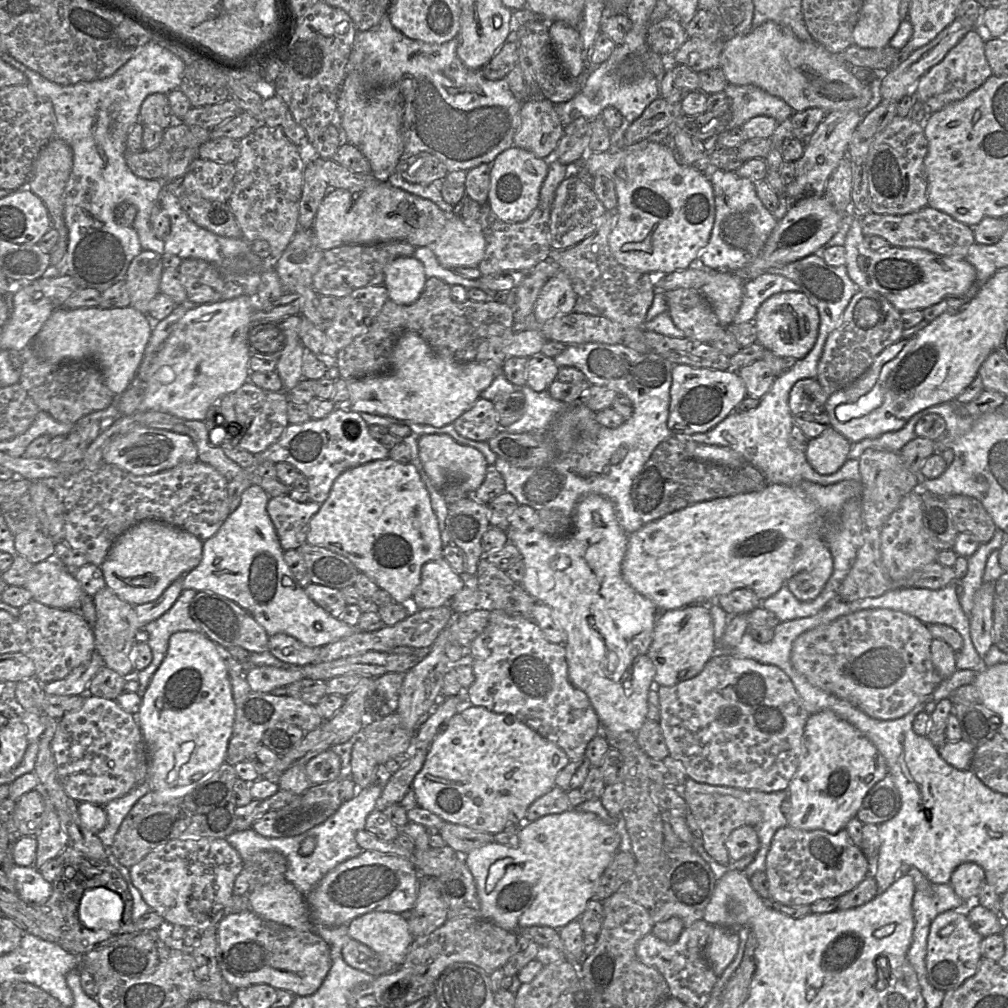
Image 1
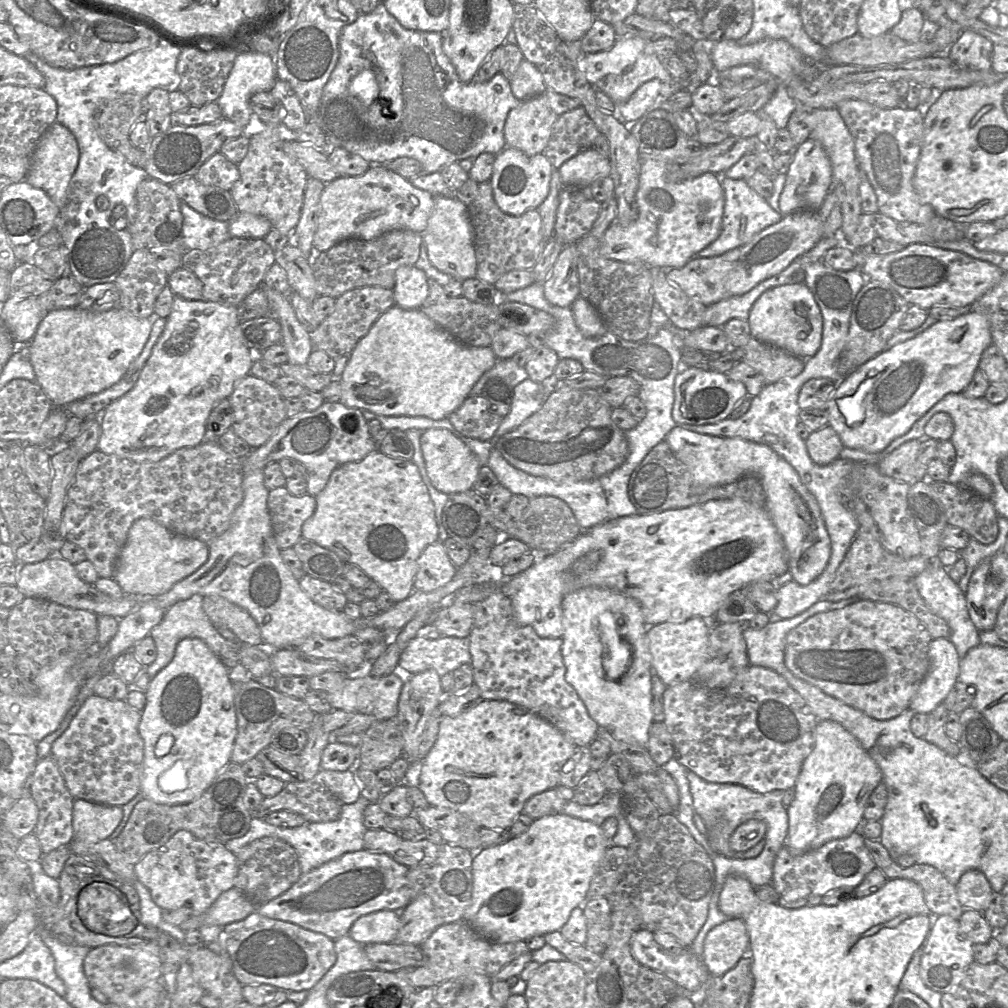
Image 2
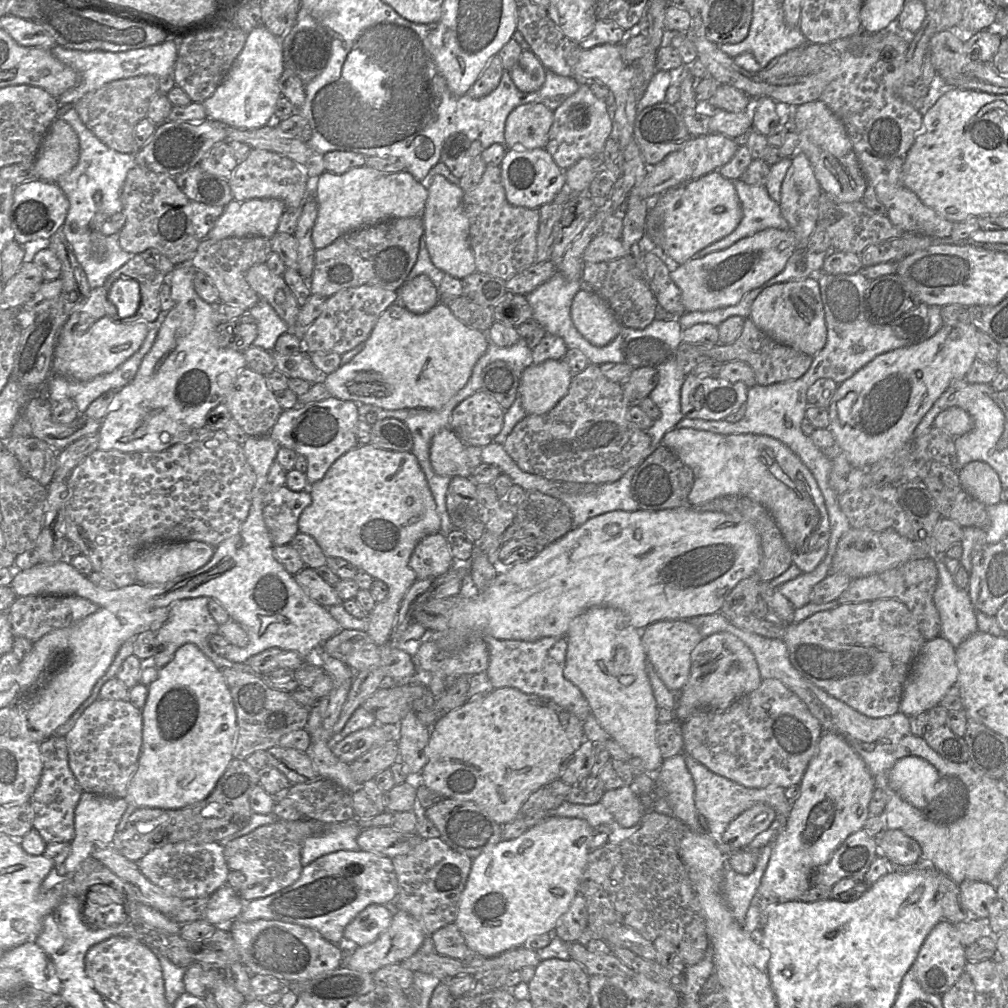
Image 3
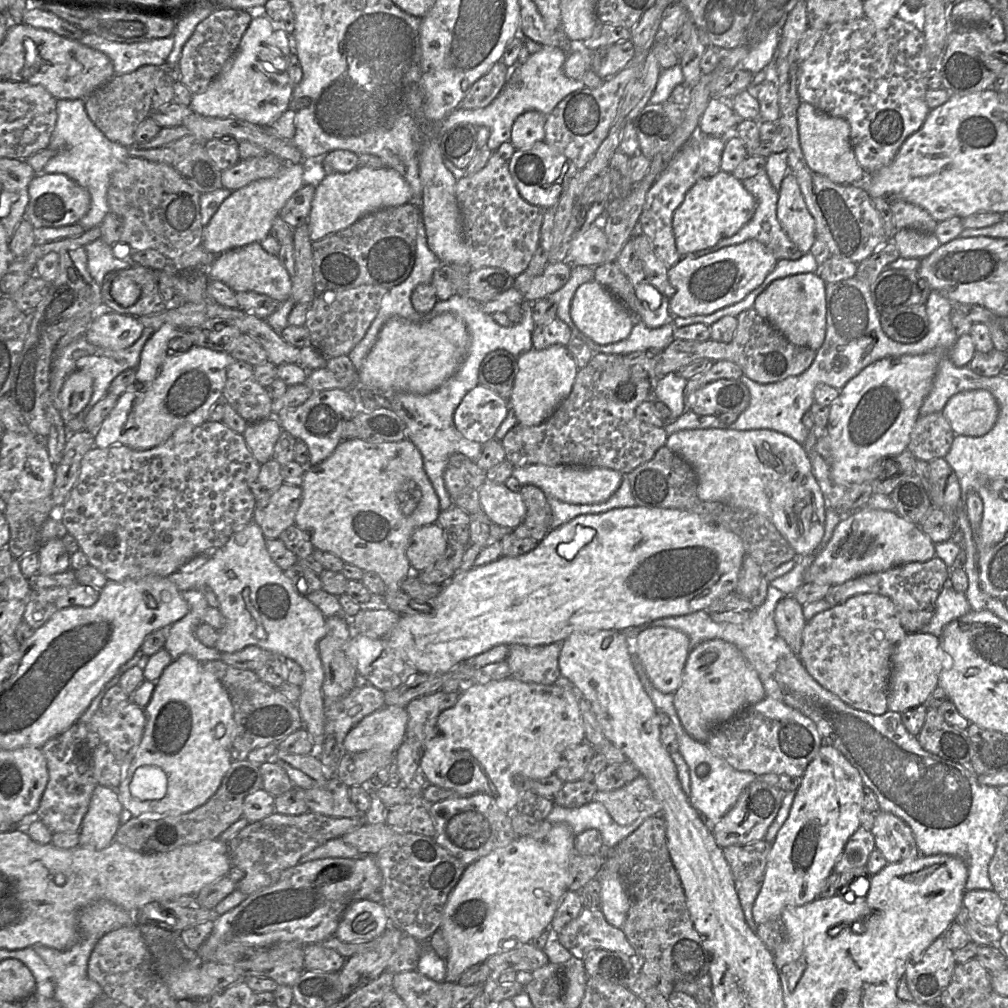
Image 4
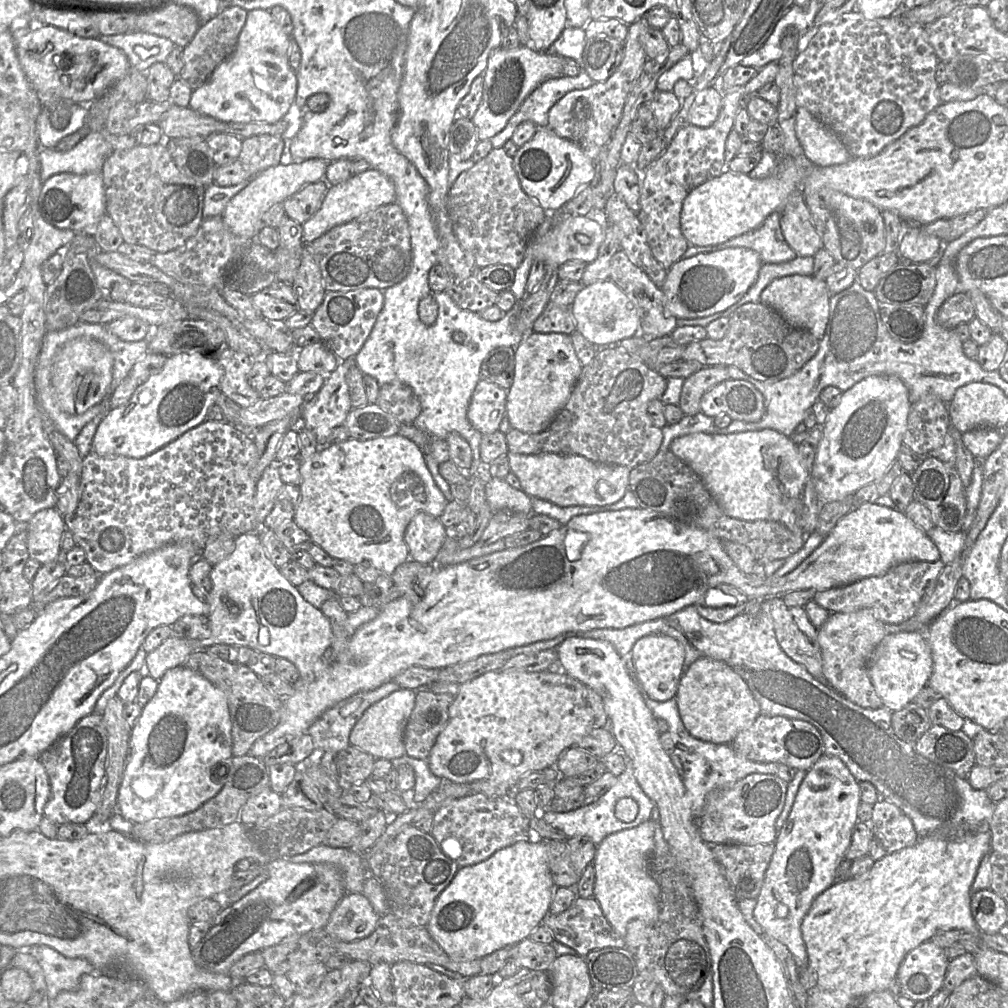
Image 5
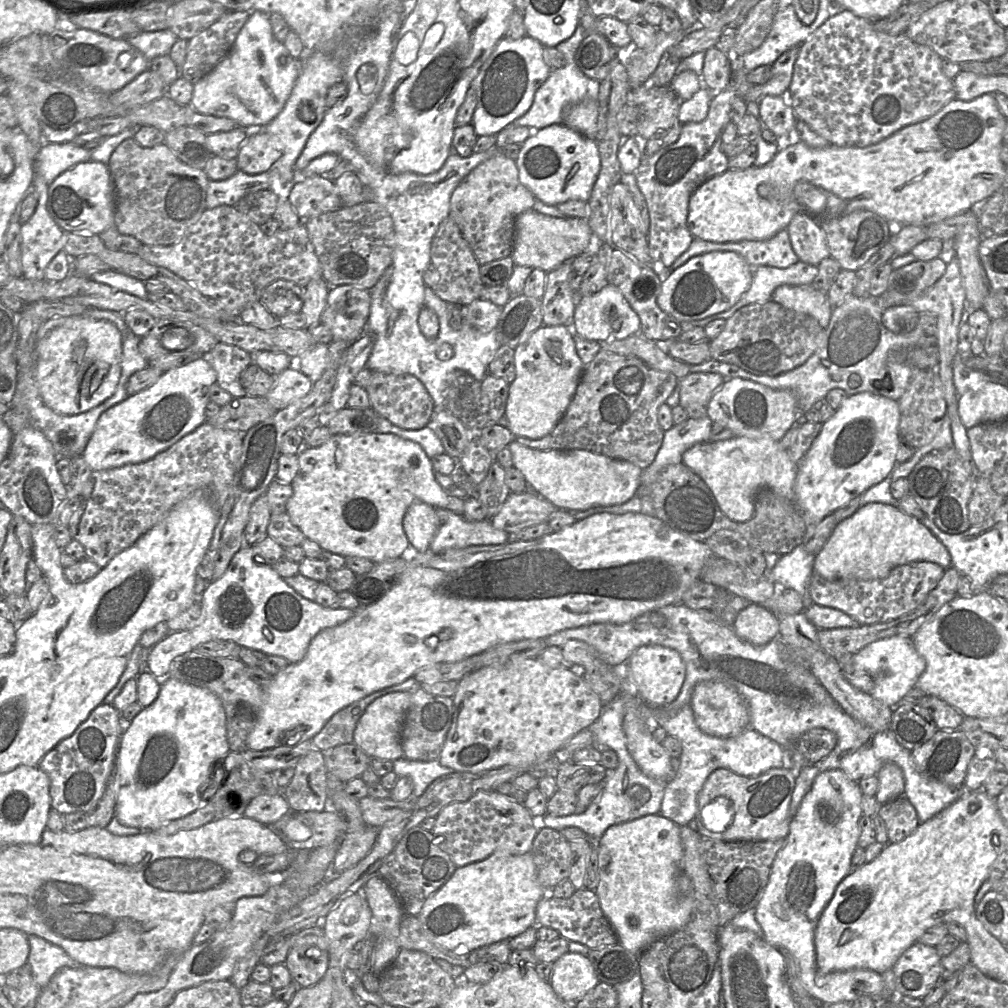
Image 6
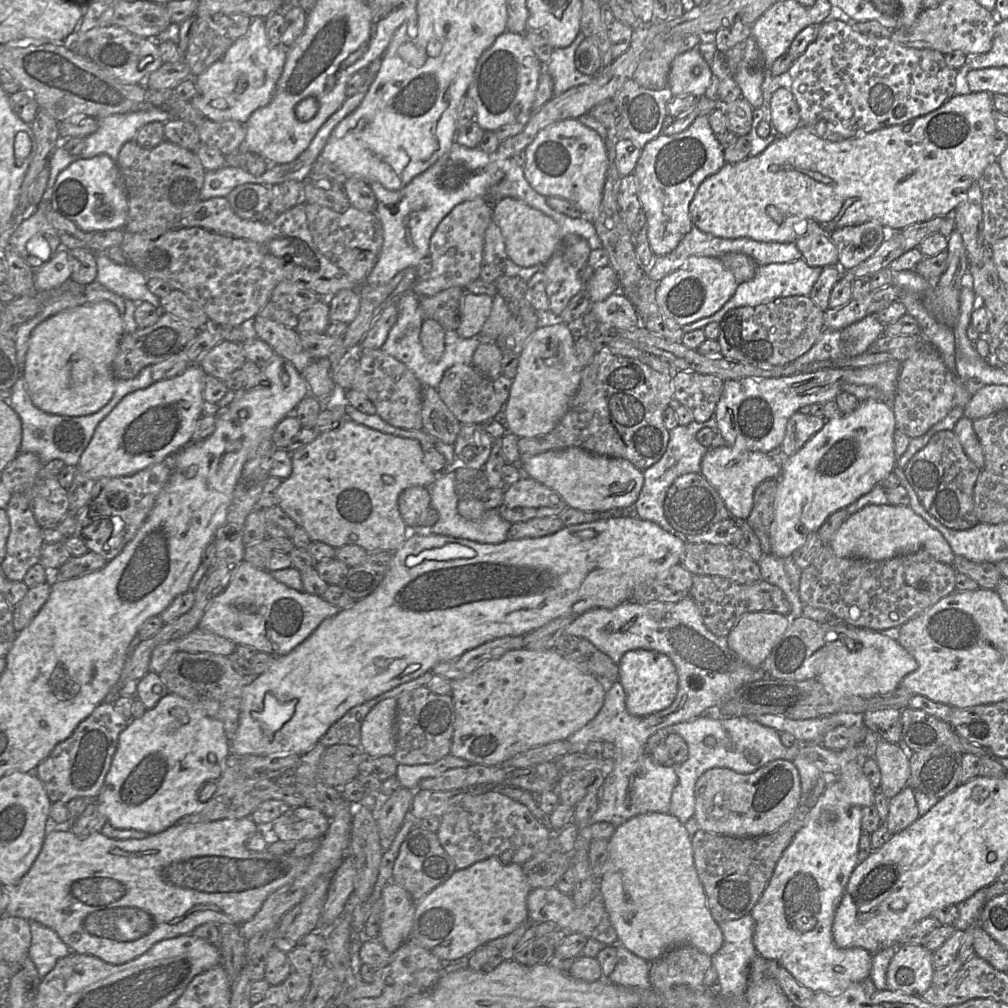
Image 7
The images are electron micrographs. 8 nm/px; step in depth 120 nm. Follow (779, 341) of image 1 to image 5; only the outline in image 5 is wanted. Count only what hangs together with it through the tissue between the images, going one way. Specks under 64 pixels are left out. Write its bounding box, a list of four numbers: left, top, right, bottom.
[760,275,830,341]

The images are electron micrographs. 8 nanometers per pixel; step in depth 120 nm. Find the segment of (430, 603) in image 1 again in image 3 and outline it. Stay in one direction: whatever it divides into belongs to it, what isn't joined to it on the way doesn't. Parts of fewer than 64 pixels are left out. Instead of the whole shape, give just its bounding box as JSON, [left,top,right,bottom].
[409,531,453,580]

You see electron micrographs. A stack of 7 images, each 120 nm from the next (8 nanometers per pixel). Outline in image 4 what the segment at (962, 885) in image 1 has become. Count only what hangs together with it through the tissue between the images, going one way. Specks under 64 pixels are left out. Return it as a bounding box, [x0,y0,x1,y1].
[963,890,1003,927]

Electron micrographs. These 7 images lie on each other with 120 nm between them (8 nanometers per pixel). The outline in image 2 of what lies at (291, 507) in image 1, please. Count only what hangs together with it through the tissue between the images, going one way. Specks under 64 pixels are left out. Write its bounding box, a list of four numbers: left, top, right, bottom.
[268,487,316,550]

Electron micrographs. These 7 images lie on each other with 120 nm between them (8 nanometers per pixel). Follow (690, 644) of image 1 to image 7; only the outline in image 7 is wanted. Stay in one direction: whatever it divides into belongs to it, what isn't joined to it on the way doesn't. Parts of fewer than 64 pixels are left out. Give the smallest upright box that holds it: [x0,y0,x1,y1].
[619,649,678,716]

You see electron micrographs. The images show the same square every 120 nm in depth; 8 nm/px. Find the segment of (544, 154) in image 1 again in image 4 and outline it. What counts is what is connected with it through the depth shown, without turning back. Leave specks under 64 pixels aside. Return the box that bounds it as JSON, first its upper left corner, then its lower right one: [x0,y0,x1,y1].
[510,110,546,149]

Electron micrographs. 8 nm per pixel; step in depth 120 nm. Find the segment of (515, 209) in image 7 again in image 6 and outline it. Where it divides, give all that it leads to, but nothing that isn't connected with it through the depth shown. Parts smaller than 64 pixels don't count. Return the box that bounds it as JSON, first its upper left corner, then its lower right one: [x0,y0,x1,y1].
[509,209,593,272]

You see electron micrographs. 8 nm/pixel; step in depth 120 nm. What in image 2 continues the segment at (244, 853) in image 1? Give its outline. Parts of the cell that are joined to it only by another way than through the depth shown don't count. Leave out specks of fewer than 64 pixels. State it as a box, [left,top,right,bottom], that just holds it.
[224,796,369,874]

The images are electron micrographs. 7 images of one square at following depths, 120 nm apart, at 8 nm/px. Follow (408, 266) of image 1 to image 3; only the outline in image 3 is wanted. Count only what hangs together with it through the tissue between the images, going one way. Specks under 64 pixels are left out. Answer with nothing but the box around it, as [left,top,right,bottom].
[397,275,440,314]

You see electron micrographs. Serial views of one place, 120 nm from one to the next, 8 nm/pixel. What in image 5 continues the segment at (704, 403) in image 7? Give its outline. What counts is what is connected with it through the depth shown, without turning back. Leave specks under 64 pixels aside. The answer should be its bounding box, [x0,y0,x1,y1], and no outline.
[679,366,729,416]

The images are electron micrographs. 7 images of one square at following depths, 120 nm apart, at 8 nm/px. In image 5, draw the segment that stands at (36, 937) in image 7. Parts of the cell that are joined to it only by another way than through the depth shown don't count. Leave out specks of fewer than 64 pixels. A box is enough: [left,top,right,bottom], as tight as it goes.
[27,945,98,1000]

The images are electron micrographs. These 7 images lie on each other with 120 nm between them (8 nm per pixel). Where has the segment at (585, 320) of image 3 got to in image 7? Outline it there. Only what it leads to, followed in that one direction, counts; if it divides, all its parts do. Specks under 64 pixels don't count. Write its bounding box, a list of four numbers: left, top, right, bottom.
[588,291,641,330]

